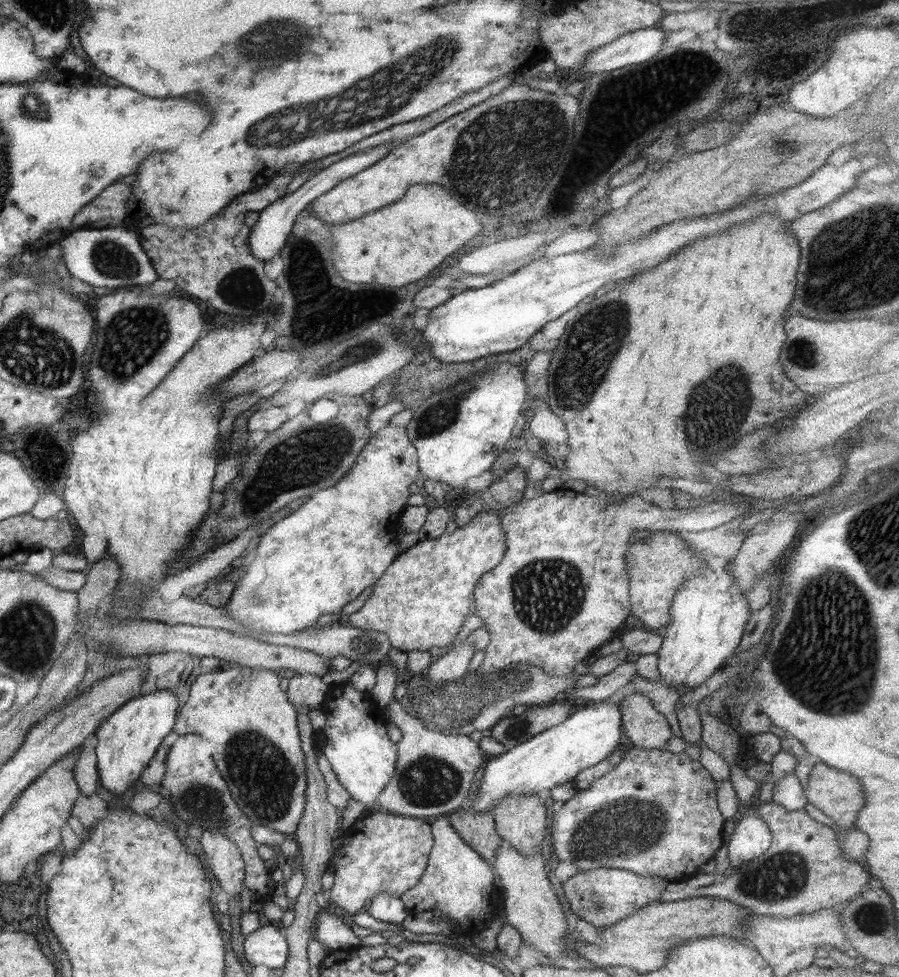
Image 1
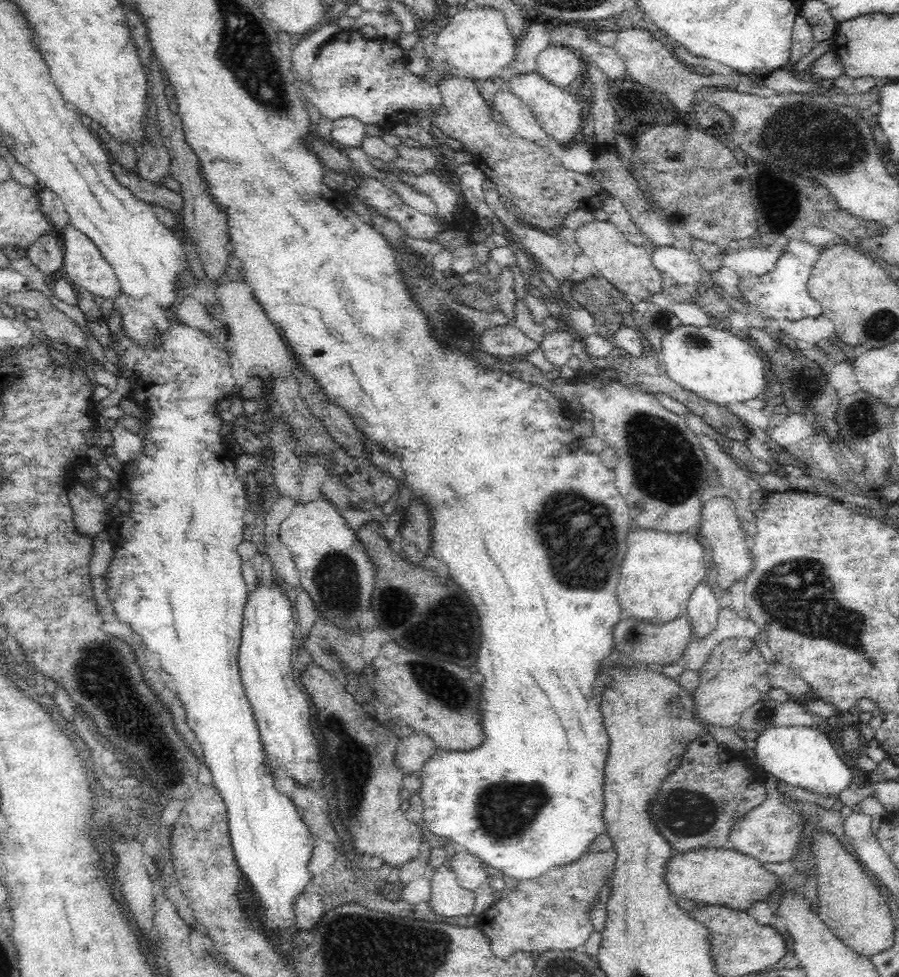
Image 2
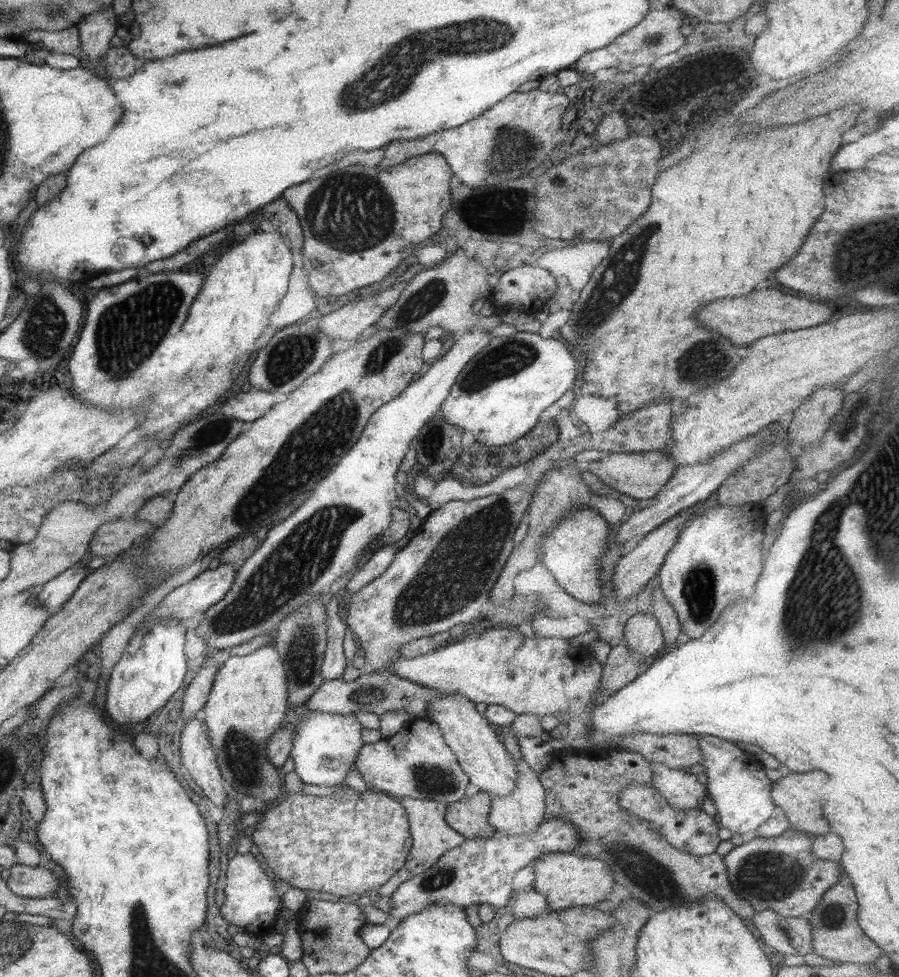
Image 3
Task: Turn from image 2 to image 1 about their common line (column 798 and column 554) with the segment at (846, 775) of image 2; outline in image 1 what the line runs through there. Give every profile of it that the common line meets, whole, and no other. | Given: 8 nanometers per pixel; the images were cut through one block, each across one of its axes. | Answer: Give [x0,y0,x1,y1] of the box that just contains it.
[465,702,620,813]

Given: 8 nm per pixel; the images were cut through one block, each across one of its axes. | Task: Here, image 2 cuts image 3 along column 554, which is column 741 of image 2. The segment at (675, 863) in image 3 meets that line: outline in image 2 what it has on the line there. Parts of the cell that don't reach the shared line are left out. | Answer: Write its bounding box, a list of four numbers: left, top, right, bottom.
[649,734,770,853]

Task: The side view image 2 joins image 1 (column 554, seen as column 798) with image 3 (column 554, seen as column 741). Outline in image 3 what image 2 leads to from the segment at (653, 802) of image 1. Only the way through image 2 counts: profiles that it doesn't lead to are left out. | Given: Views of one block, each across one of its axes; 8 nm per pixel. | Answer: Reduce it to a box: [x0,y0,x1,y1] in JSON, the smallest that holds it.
[387,818,579,921]

